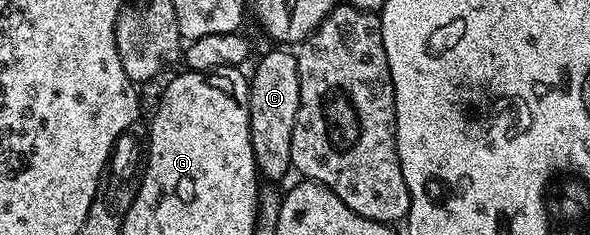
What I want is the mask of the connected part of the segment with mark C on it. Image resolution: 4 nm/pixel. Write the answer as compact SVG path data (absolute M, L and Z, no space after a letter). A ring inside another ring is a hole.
M273 48L257 62L249 84L249 131L251 148L255 156L258 175L265 180L277 180L290 173L291 132L295 128L295 116L299 112L299 68L297 55L285 48Z

